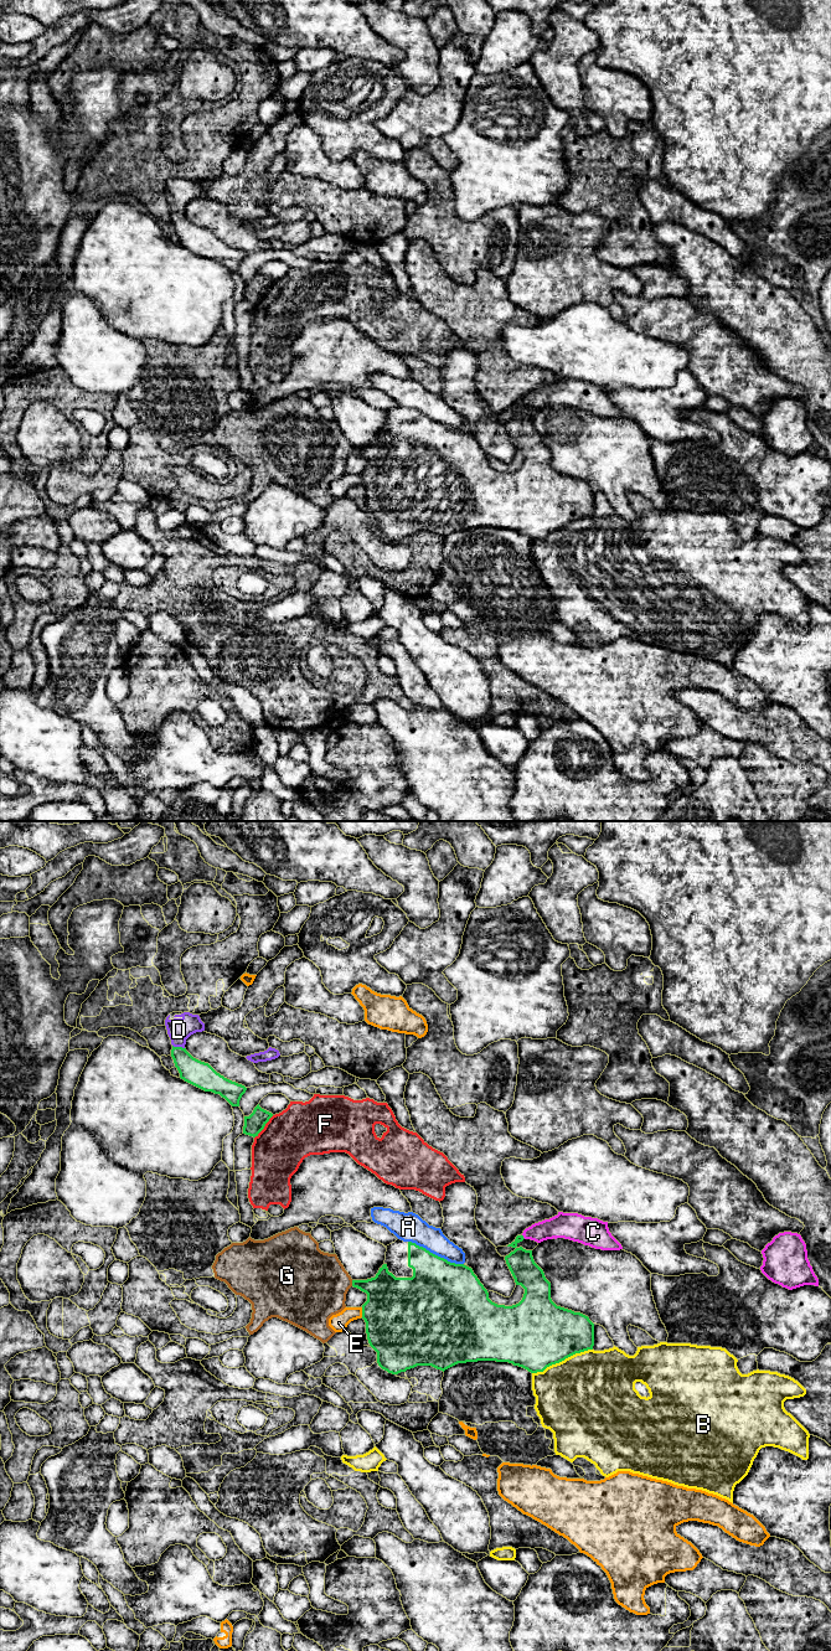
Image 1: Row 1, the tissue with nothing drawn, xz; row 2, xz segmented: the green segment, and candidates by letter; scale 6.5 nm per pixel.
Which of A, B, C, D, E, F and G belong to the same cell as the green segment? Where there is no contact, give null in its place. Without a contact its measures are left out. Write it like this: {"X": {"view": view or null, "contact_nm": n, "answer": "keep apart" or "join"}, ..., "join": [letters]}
{"A": {"view": "xz", "contact_nm": 400, "answer": "keep apart"}, "B": {"view": "xz", "contact_nm": 420, "answer": "keep apart"}, "C": {"view": "xz", "contact_nm": 40, "answer": "keep apart"}, "D": {"view": "xz", "contact_nm": 80, "answer": "join"}, "E": {"view": "xz", "contact_nm": 60, "answer": "keep apart"}, "F": {"view": "xz", "contact_nm": 200, "answer": "keep apart"}, "G": {"view": "xz", "contact_nm": 40, "answer": "keep apart"}, "join": ["D"]}

